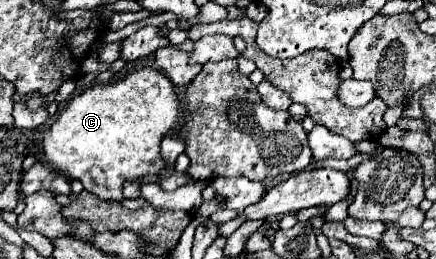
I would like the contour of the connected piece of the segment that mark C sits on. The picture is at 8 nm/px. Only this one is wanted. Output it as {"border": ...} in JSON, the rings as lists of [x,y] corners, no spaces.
{"border":[[[137,69],[125,75],[125,79],[105,85],[95,85],[75,95],[69,105],[57,115],[53,125],[45,131],[43,153],[47,163],[67,175],[69,179],[79,179],[85,189],[97,195],[103,201],[123,201],[123,183],[135,181],[147,175],[159,177],[161,169],[167,161],[161,155],[161,141],[185,121],[183,107],[179,103],[177,93],[173,91],[173,83],[161,75],[157,69]]]}

